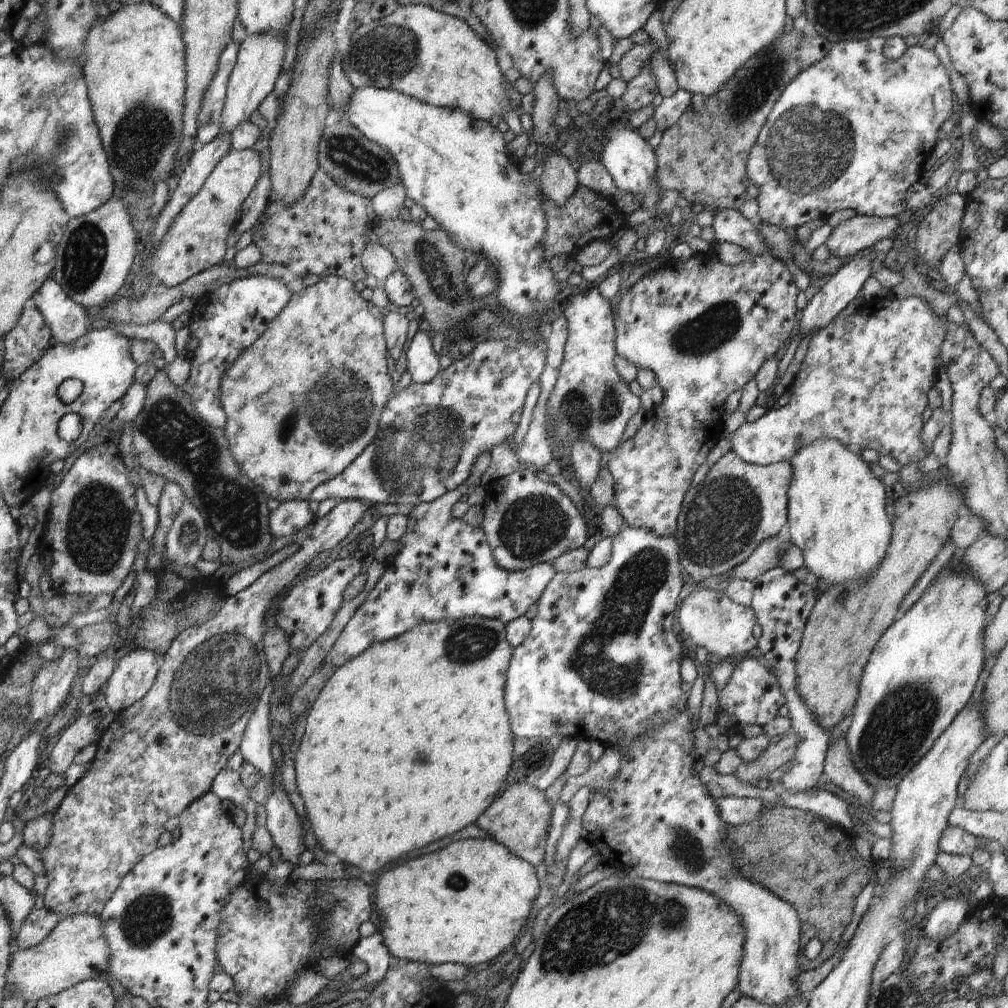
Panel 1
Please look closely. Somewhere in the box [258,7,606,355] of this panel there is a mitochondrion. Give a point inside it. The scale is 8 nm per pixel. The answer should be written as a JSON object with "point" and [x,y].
{"point":[390,54]}

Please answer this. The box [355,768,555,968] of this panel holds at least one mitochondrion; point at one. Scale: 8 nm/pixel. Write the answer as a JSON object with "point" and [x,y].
{"point":[456,882]}

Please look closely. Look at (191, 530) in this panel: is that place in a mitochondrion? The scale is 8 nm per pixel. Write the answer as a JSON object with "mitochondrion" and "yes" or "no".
{"mitochondrion":"yes"}

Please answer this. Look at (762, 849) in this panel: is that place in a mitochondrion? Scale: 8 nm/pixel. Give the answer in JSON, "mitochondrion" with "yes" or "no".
{"mitochondrion":"yes"}

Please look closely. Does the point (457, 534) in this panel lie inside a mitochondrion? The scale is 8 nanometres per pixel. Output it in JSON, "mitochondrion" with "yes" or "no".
{"mitochondrion":"no"}

